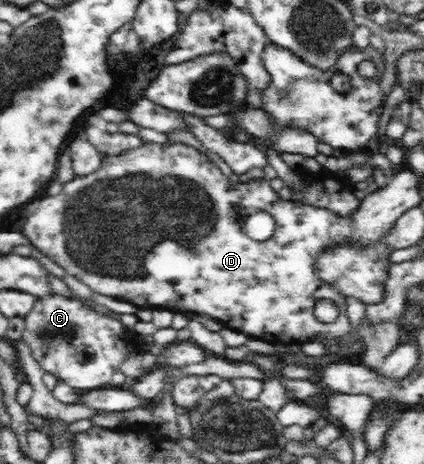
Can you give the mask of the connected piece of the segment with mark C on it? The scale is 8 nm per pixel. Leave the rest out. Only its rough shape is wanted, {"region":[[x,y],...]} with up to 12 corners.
{"region":[[37,299],[24,340],[78,391],[111,387],[128,329],[78,299]]}

